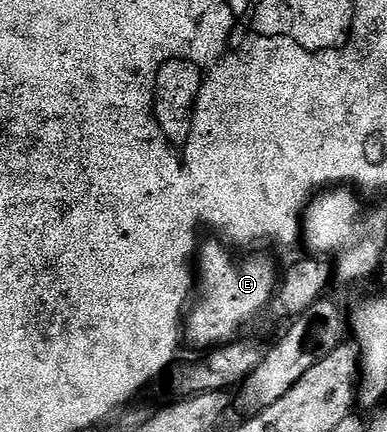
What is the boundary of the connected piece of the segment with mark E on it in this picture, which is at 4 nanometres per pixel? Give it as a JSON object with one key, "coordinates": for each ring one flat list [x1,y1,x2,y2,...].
{"coordinates":[[214,243,198,249,197,295,185,316,186,343,204,350,232,343,246,324,272,307,277,291,277,272,275,276,274,266,265,257,251,254,248,260,234,260,222,243]]}

